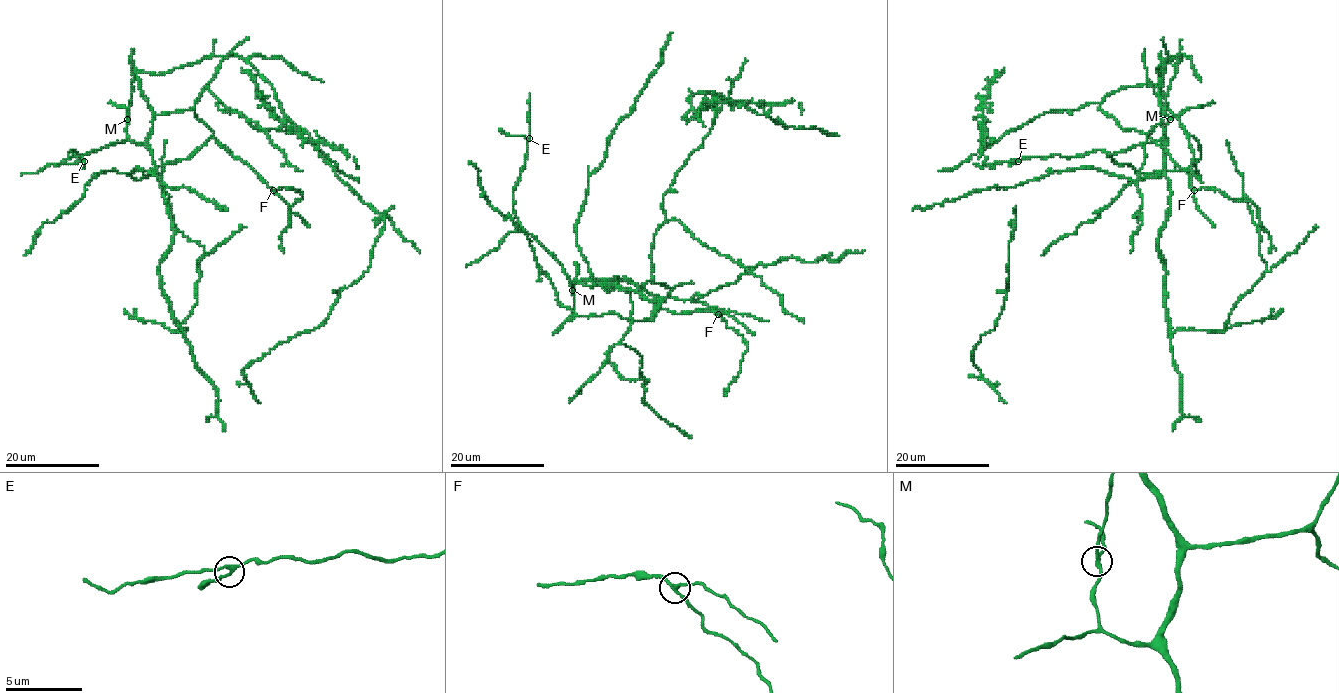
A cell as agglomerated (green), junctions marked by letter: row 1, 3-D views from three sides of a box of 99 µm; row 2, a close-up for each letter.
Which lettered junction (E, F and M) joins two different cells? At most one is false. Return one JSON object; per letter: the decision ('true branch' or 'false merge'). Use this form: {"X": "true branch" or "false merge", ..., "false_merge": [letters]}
{"E": "true branch", "F": "true branch", "M": "true branch", "false_merge": []}

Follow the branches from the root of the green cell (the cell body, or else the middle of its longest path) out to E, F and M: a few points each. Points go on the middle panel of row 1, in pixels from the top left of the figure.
E: (653, 245), (652, 278), (641, 286), (619, 280), (590, 286), (571, 280), (515, 213), (514, 190), (529, 138)
F: (653, 245), (652, 278), (639, 287), (640, 295), (674, 313), (713, 309), (717, 314)
M: (653, 245), (652, 278), (644, 285), (601, 280), (590, 286), (575, 281), (572, 290)

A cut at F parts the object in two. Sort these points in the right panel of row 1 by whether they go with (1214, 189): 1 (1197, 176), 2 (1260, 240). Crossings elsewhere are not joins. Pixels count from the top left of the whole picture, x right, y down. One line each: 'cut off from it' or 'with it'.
1: cut off from it
2: cut off from it

